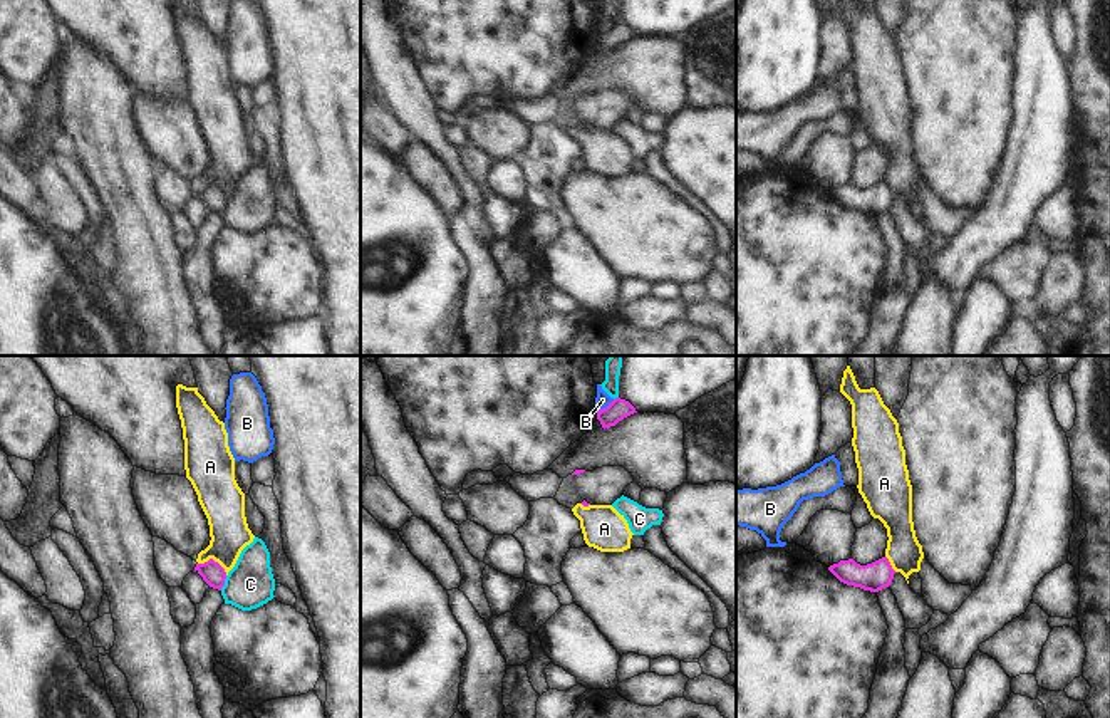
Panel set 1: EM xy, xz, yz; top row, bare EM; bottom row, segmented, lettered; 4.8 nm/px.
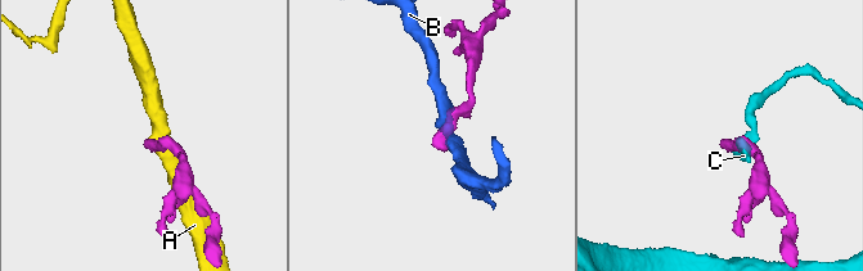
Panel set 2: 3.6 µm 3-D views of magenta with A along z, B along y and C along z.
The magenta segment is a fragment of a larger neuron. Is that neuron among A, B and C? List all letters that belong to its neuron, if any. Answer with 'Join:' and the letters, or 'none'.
Join: none.

